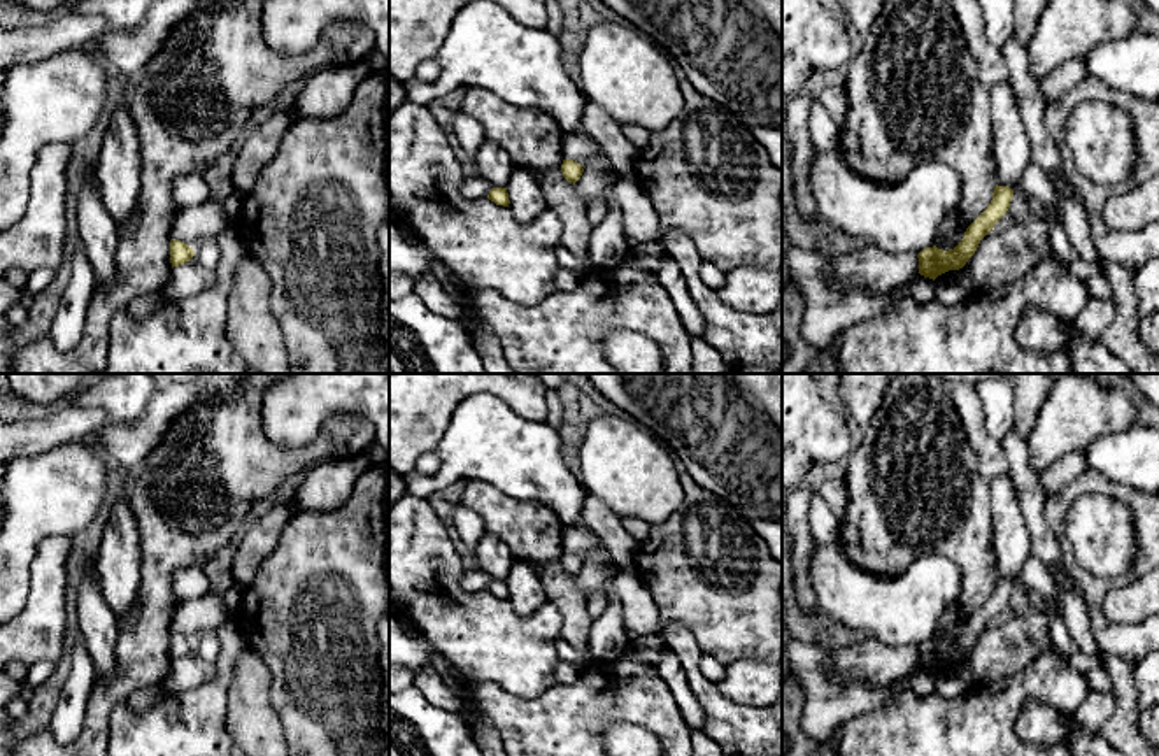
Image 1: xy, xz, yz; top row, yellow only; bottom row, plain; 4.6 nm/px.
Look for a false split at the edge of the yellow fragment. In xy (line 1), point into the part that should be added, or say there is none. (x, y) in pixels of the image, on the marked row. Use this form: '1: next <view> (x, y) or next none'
1: next none

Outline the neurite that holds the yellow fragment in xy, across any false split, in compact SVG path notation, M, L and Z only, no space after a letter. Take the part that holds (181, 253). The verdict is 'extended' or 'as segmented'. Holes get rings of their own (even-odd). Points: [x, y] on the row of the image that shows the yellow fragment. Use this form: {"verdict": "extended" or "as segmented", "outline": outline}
{"verdict": "as segmented", "outline": "M170 240L170 263L172 268L188 263L195 256L193 247L181 240Z"}

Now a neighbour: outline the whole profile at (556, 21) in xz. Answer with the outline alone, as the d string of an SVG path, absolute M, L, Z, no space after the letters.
M547 0L547 30L552 35L559 35L561 30L565 28L566 19L565 19L565 12L561 11L561 5L558 0Z

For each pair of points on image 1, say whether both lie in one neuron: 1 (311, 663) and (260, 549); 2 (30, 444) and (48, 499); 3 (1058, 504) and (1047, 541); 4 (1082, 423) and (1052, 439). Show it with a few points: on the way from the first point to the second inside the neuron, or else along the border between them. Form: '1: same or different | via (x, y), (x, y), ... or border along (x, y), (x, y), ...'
1: different | border along (286, 523), (277, 544), (244, 586)
2: different | border along (72, 441), (18, 458)
3: different | border along (1045, 495), (1044, 520), (1058, 544), (1063, 567)
4: same | via (1075, 423), (1068, 423), (1059, 432)

